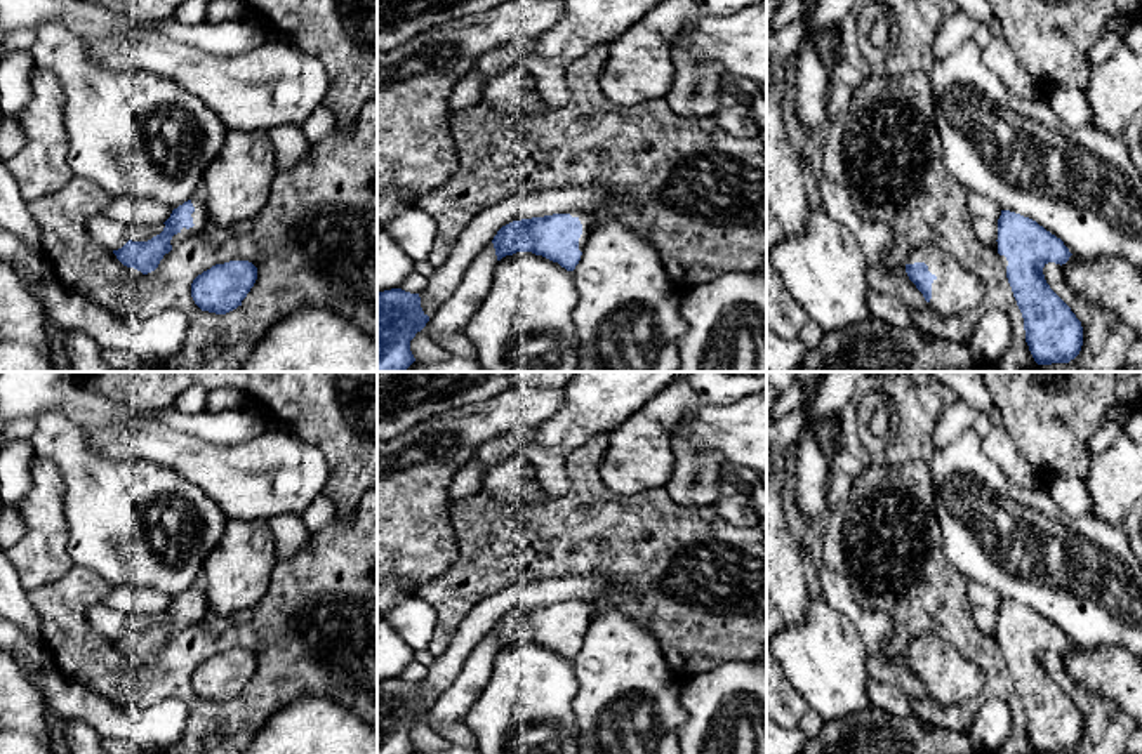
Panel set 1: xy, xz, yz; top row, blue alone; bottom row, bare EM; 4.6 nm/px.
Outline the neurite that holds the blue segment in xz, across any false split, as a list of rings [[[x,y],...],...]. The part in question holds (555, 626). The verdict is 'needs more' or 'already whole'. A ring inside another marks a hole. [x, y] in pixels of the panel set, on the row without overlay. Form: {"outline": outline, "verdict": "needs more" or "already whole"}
{"outline": [[[591,599],[513,610],[492,629],[497,650],[516,641],[532,641],[574,660],[593,620],[591,612]]], "verdict": "needs more"}

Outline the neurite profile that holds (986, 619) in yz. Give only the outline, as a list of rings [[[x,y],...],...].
[[[986,606],[972,608],[973,620],[982,634],[993,636],[998,629],[998,610]]]

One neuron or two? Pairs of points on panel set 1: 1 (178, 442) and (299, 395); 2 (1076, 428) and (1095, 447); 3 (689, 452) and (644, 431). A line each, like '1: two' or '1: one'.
1: two
2: two
3: two

